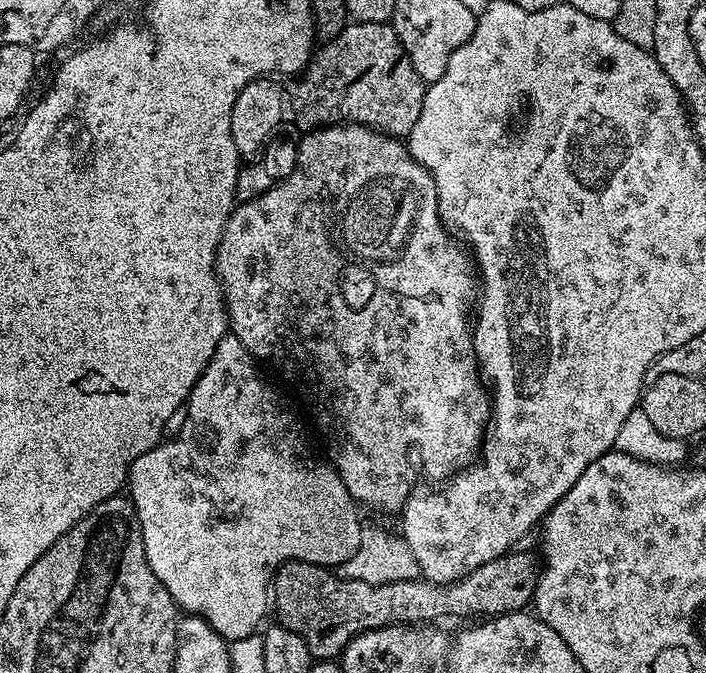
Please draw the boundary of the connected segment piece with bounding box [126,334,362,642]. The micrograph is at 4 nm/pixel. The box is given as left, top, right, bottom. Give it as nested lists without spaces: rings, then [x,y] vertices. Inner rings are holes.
[[[224,335],[218,342],[216,352],[210,358],[206,370],[188,395],[186,401],[188,413],[181,432],[176,437],[165,439],[150,450],[146,450],[146,454],[142,454],[142,458],[138,458],[130,466],[126,481],[127,495],[142,526],[142,546],[146,548],[146,562],[150,562],[150,570],[154,570],[158,582],[162,582],[162,586],[166,586],[166,590],[172,592],[177,609],[202,617],[218,635],[229,642],[253,635],[265,623],[263,622],[264,607],[269,607],[270,604],[272,577],[281,564],[287,564],[290,560],[301,560],[311,564],[321,564],[323,568],[335,569],[350,558],[354,558],[360,545],[362,527],[360,516],[356,513],[358,505],[346,490],[342,478],[331,463],[323,459],[320,461],[316,457],[315,450],[308,445],[303,422],[292,413],[291,406],[260,377],[256,367],[258,367],[257,361],[248,353],[246,346],[242,346],[242,342],[238,342],[236,336]]]

